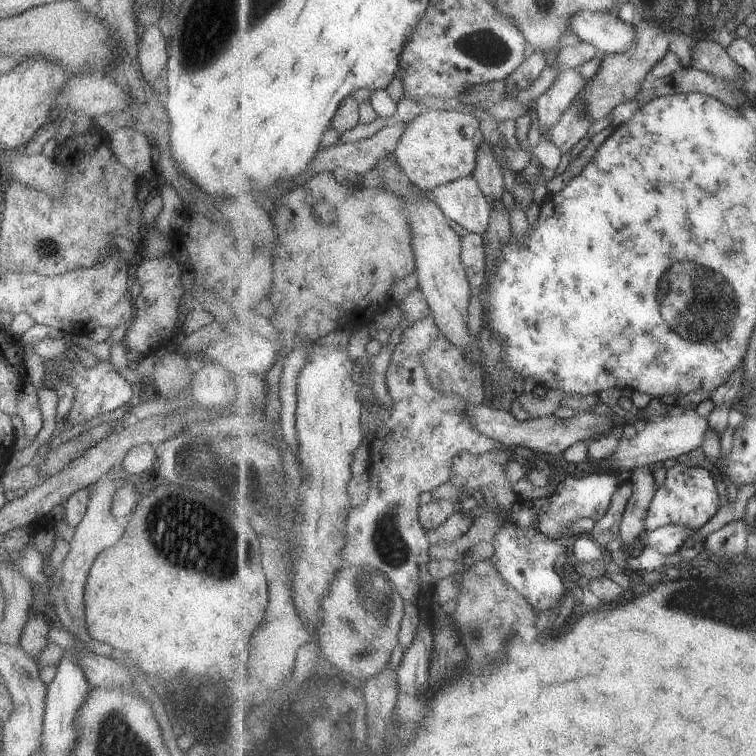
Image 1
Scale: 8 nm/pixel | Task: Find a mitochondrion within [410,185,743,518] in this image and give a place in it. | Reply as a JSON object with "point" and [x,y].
{"point":[683,293]}

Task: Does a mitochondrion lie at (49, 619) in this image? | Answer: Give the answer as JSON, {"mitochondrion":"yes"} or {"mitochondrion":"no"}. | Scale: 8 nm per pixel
{"mitochondrion":"no"}

